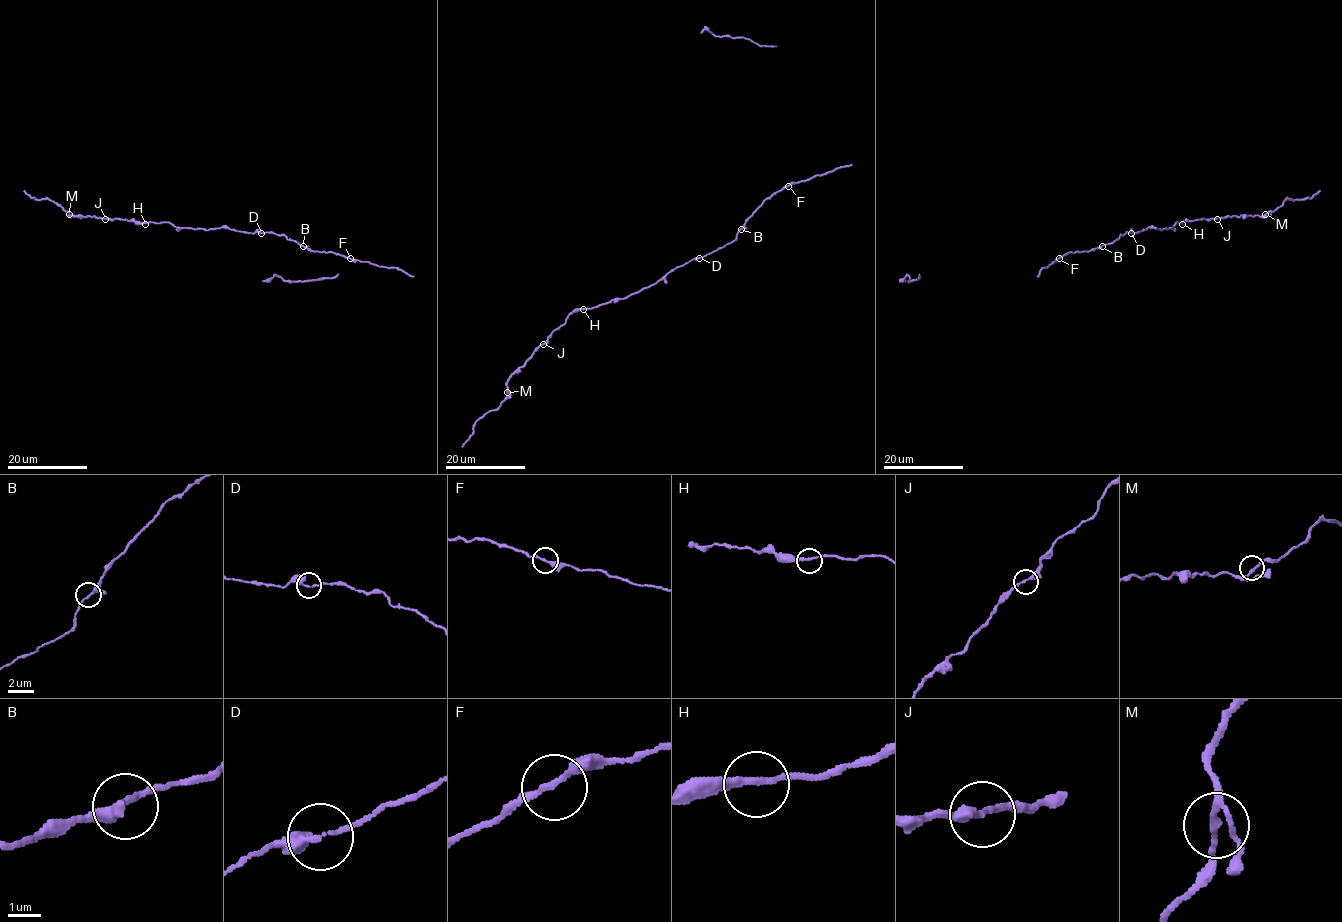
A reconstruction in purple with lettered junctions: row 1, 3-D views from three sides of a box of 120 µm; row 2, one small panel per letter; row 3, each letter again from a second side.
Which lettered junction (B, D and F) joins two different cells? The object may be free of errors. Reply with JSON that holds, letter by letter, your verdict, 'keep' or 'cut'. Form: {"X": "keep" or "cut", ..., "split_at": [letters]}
{"B": "keep", "D": "keep", "F": "keep", "split_at": []}

